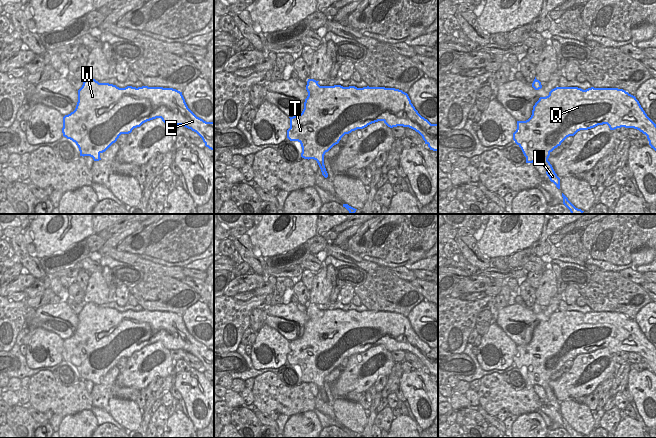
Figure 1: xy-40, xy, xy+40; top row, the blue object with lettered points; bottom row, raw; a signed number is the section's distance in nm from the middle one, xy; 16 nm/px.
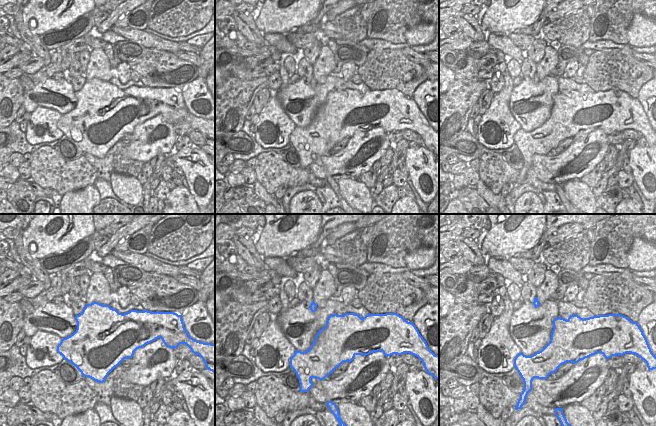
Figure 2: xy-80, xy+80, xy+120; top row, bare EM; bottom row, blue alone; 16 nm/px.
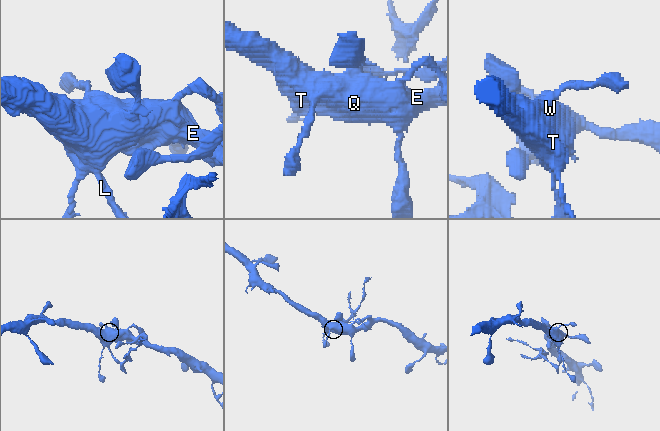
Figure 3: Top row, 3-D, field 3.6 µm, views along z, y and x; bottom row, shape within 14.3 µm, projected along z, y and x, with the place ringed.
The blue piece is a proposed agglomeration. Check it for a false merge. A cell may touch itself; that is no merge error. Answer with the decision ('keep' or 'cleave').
cleave

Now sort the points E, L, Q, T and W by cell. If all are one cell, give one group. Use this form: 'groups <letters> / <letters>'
groups E Q T W / L

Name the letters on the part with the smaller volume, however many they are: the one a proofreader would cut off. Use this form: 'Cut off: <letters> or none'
Cut off: L

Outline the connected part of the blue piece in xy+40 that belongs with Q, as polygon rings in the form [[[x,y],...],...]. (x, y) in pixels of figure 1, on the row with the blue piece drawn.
[[[556,87],[546,97],[540,97],[535,103],[531,117],[526,121],[517,121],[517,129],[513,133],[513,140],[521,148],[526,163],[541,162],[544,166],[550,153],[561,145],[569,136],[574,136],[580,130],[588,130],[598,125],[607,124],[610,130],[617,128],[634,128],[647,136],[649,145],[656,151],[656,124],[647,116],[635,96],[618,88],[588,88]]]

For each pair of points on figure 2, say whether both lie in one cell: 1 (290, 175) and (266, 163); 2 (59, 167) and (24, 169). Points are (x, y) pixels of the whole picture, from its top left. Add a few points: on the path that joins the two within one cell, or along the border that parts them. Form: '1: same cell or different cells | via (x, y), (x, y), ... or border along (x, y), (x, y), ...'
1: same cell | via (284, 174), (275, 172), (272, 169)
2: different cells | border along (29, 163), (31, 176)

